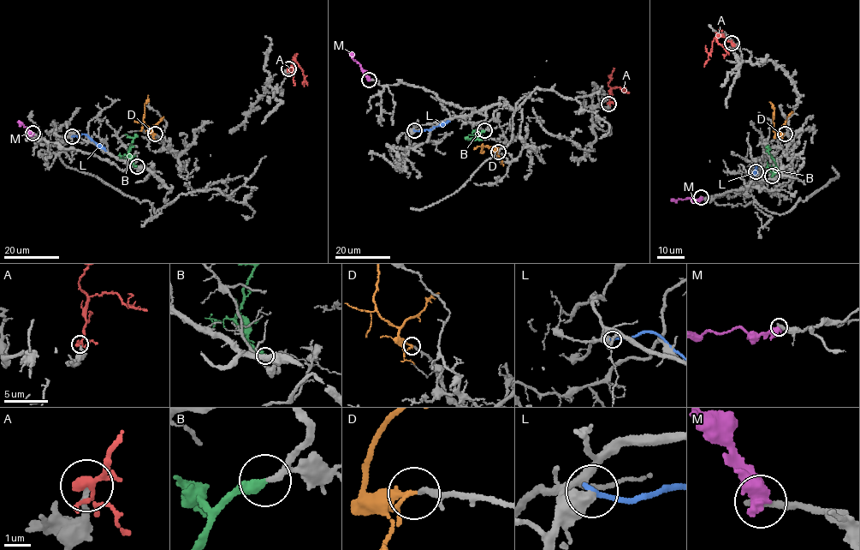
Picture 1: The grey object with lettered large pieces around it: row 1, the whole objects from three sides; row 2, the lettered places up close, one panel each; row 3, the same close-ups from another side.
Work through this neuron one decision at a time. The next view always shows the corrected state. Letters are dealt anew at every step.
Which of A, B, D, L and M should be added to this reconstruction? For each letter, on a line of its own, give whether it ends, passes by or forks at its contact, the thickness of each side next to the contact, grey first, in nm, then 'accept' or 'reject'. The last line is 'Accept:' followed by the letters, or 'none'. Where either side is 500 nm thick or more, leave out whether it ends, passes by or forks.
A: it forks | 200/240 nm | reject
B: it ends | 240/380 nm | accept
D: it forks | 200/110 nm | accept
L: 600/220 nm | reject
M: 280/600 nm | reject
Accept: B, D

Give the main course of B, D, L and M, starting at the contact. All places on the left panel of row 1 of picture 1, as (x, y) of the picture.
B: (137, 167), (127, 156), (133, 137), (124, 134)
D: (156, 134), (144, 122), (145, 103), (148, 95)
L: (72, 136), (86, 134), (106, 151)
M: (32, 133), (17, 121)

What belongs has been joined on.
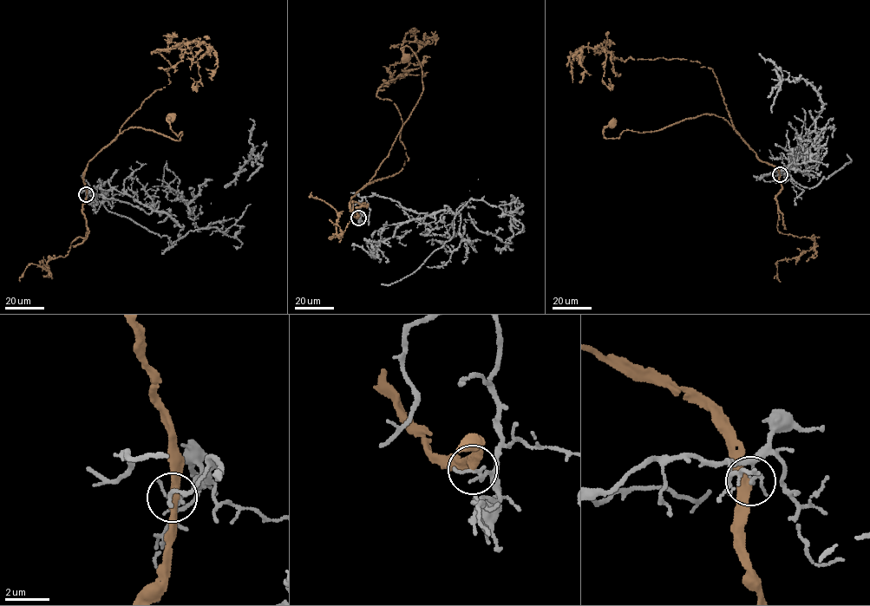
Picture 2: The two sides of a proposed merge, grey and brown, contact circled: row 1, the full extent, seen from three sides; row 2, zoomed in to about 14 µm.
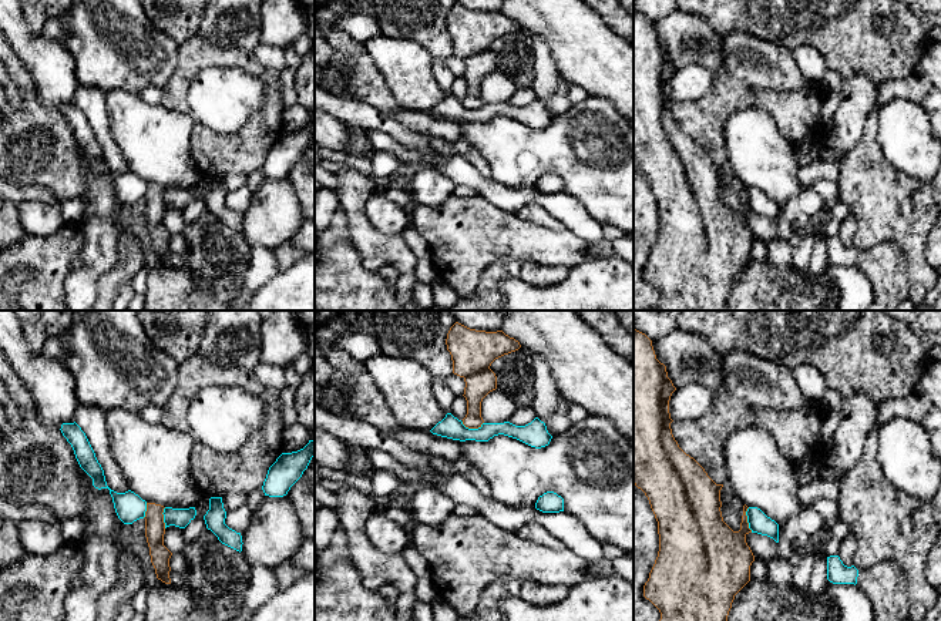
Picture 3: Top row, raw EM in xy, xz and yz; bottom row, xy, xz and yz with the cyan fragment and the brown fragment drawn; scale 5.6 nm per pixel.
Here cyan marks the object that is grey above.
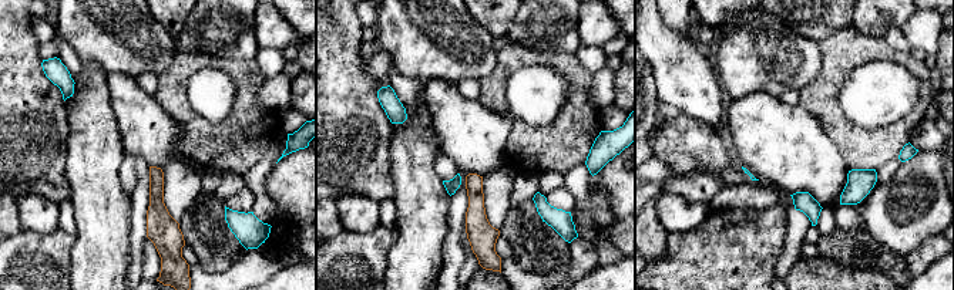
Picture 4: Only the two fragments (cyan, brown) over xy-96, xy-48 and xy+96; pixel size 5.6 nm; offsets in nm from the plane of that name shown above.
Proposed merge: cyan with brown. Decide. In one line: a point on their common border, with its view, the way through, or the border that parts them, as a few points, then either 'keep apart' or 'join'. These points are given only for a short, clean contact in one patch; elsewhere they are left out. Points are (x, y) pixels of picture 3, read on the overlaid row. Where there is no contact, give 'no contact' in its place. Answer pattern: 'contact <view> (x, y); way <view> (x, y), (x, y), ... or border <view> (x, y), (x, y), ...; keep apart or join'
contact yz (748, 520); border yz (748, 507), (748, 527), (752, 531); keep apart

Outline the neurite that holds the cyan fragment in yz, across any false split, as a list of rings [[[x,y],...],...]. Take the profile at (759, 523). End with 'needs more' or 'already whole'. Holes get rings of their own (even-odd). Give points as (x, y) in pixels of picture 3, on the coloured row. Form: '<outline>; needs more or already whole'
[[[749,507],[746,511],[752,533],[767,536],[779,543],[779,524],[767,517],[760,508]]]; already whole

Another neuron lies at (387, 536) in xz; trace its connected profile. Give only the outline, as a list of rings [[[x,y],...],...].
[[[382,511],[373,513],[367,518],[364,531],[369,541],[380,553],[400,553],[409,541],[409,527],[397,524]]]

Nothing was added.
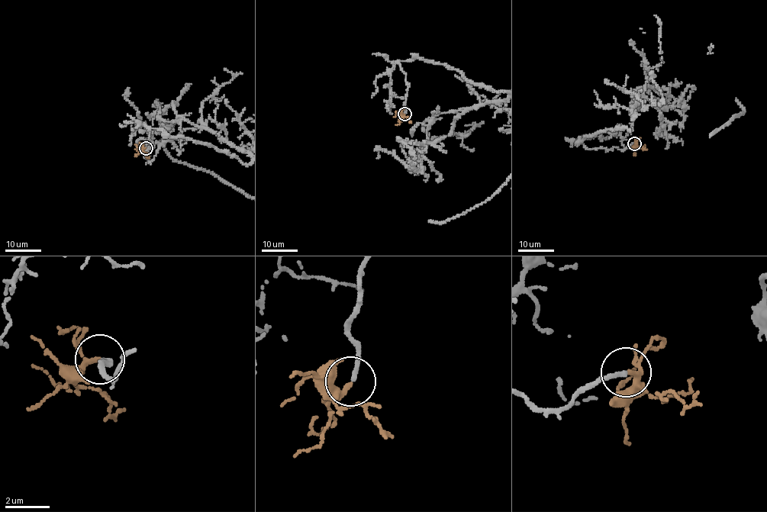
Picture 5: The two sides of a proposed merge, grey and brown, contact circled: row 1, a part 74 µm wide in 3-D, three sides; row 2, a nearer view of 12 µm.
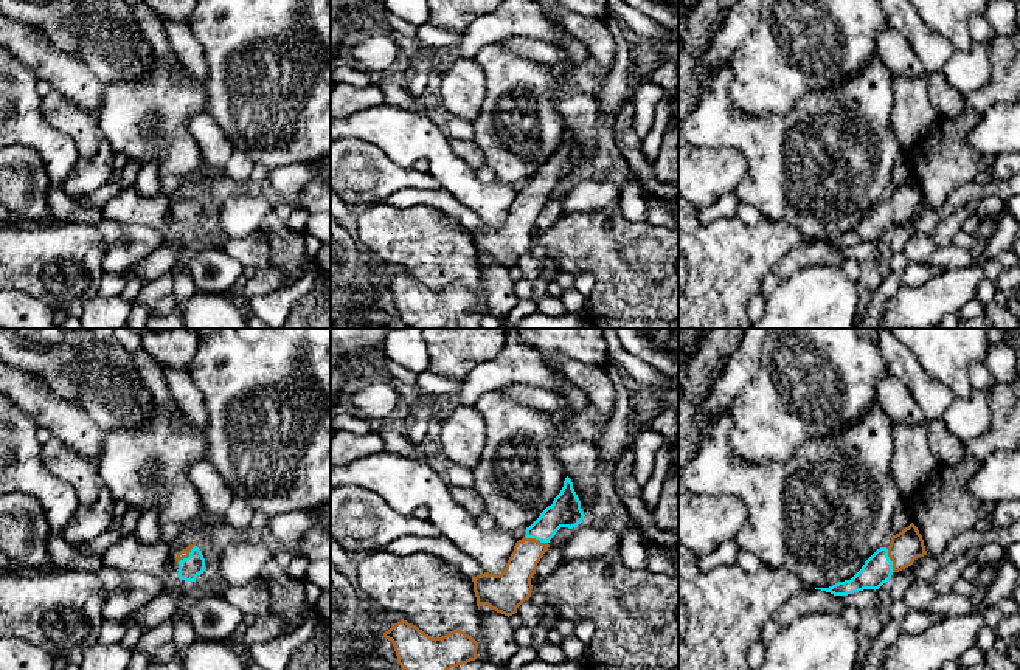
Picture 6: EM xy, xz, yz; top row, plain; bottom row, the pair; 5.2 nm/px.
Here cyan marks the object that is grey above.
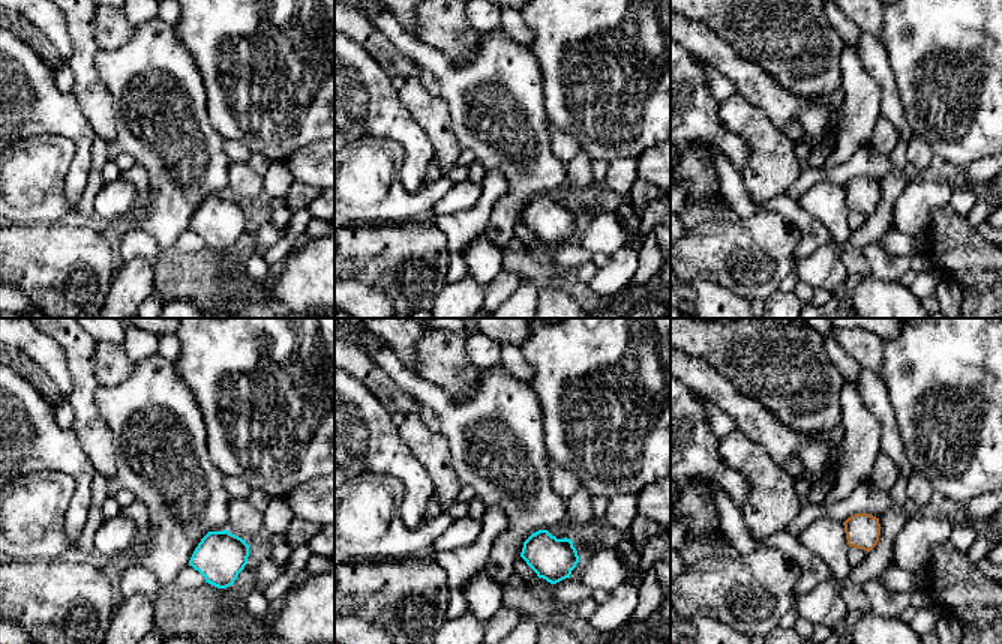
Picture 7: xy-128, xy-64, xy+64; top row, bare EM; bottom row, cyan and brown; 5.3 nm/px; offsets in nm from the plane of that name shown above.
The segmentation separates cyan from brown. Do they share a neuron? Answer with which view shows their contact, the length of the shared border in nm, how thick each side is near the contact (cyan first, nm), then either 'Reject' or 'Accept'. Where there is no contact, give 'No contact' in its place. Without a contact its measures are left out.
Touches cyan in xy. Shared border 140 nm. Thickness 110 nm (cyan) against 50 nm. Accept

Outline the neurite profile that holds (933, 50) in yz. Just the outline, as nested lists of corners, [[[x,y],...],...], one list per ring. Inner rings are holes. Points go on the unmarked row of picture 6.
[[[880,0],[888,25],[900,33],[928,74],[942,71],[955,48],[932,31],[907,0]]]

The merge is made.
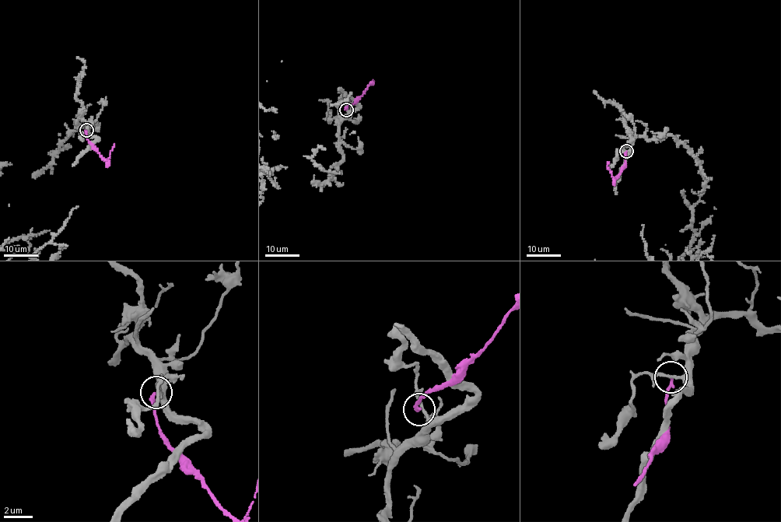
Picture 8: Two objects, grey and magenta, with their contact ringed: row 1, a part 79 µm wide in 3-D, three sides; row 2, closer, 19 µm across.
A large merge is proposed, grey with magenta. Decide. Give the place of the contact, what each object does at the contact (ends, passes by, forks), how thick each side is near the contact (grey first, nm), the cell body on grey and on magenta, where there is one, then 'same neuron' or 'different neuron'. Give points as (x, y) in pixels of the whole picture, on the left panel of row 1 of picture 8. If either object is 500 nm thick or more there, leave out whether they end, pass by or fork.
(86, 130) | grey passes by | magenta ends | 190/220 nm | grey none | magenta none | different neuron

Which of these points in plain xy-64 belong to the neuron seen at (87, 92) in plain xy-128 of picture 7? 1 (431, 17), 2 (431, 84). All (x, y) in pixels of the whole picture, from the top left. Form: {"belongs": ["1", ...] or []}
{"belongs": []}

